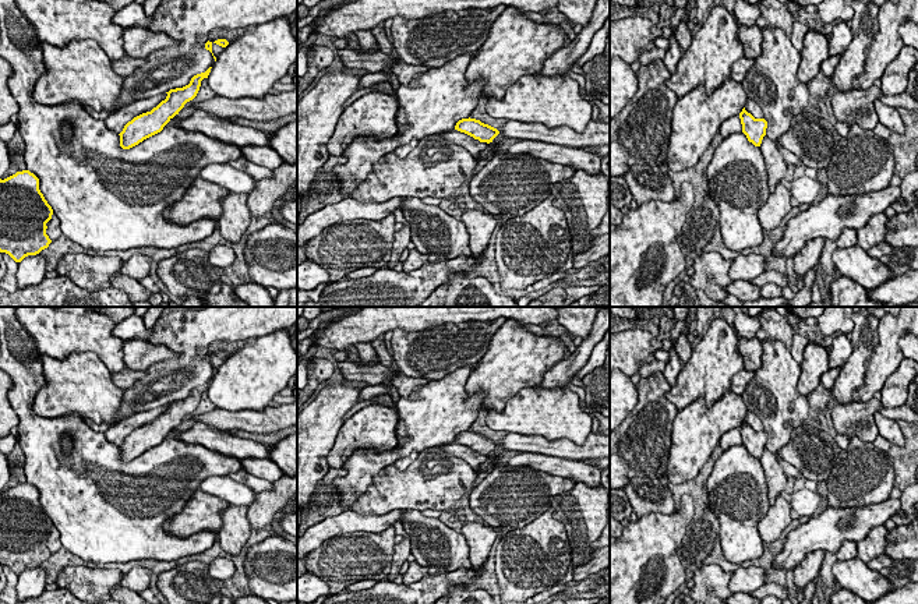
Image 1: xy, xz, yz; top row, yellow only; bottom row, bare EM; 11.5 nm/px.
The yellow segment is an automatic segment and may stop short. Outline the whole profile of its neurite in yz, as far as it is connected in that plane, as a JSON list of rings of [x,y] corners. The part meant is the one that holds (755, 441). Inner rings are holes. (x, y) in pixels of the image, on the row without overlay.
[[[742,421],[739,425],[742,445],[748,453],[755,459],[760,459],[763,449],[766,448],[767,434],[765,431],[755,431],[751,425]]]

